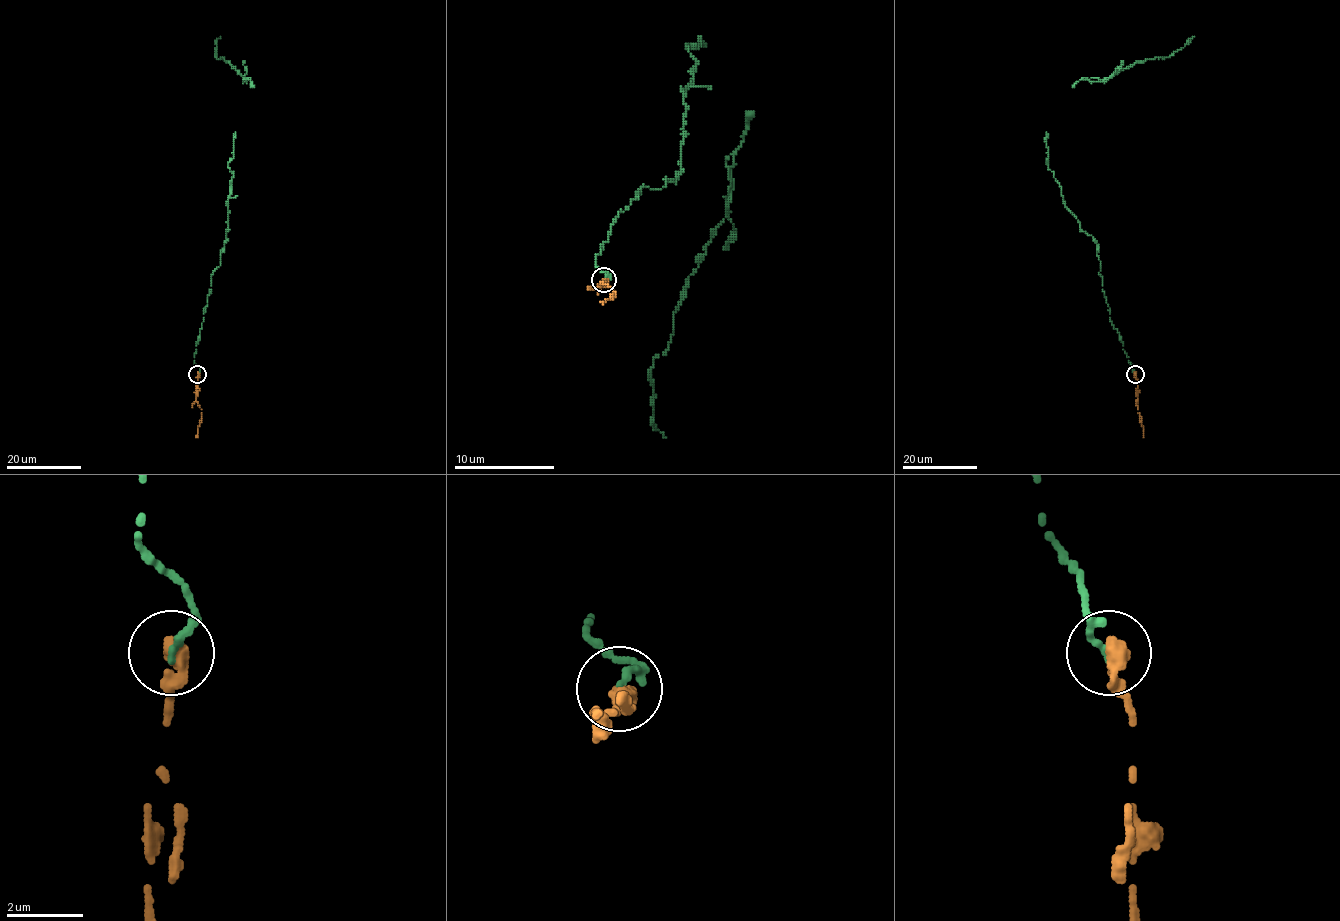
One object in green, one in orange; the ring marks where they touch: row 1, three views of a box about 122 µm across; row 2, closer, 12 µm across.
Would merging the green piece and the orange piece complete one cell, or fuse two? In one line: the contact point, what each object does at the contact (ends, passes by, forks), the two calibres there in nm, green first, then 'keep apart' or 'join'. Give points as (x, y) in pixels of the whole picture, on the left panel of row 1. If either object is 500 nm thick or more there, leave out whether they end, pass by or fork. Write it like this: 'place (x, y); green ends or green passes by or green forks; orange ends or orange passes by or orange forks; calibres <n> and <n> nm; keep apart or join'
place (197, 374); green ends; orange ends; calibres 200 and 480 nm; join

